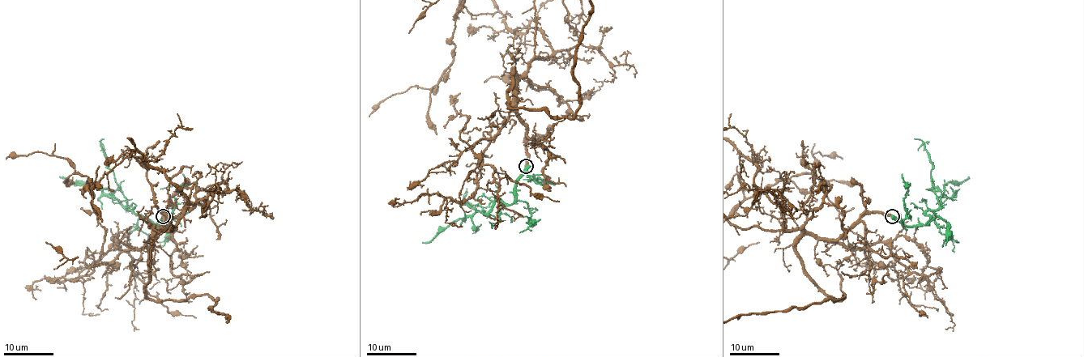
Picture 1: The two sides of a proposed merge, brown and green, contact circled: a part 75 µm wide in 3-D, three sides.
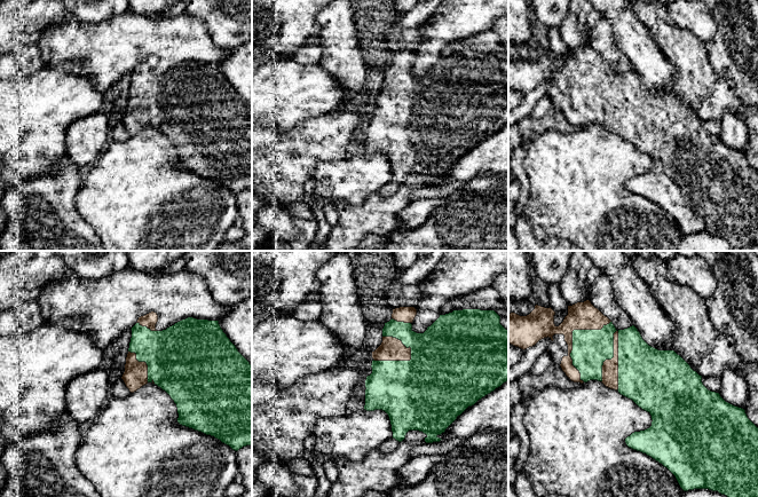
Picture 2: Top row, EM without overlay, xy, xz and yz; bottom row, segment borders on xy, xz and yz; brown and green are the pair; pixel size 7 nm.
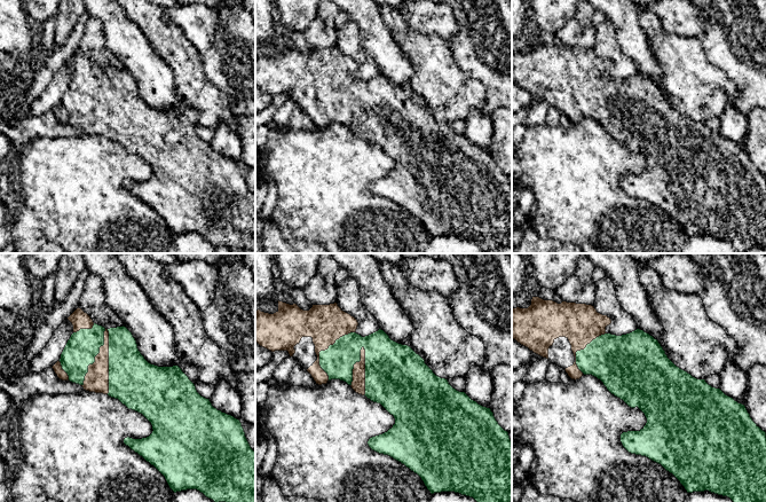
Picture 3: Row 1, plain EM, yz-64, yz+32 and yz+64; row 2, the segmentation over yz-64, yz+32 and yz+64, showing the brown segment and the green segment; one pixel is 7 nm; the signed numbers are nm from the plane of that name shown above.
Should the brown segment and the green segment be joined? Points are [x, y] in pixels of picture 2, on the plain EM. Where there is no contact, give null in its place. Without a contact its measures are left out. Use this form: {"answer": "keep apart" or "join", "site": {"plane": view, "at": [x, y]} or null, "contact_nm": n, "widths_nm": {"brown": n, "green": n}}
{"answer": "join", "site": {"plane": "yz", "at": [617, 103]}, "contact_nm": 420, "widths_nm": {"brown": 110, "green": 400}}

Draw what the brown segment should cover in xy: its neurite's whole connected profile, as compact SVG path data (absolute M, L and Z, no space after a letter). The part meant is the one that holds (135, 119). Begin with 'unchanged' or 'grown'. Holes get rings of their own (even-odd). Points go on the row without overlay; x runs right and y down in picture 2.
grown; M151 55L144 60L139 61L136 68L131 72L132 81L129 86L128 97L126 101L125 116L121 120L129 135L134 136L142 129L147 128L148 126L152 126L158 131L160 131L163 134L165 134L176 148L179 157L177 166L180 168L202 175L206 179L214 180L222 187L229 189L235 195L238 195L243 190L252 189L252 109L238 95L236 89L223 76L223 73L219 68L219 64L197 63L194 61L188 61L163 74L156 73L157 65L158 65L157 56Z

